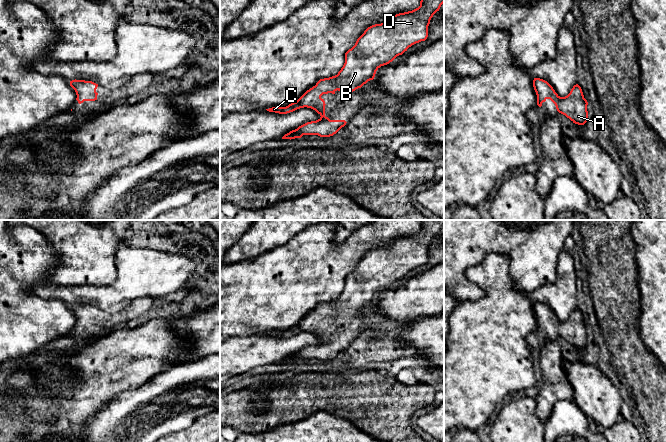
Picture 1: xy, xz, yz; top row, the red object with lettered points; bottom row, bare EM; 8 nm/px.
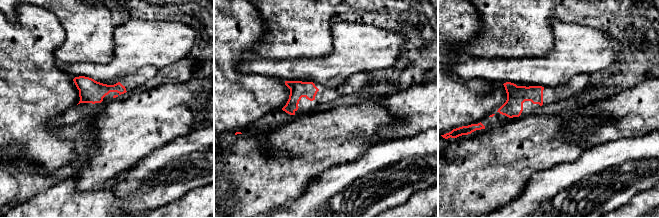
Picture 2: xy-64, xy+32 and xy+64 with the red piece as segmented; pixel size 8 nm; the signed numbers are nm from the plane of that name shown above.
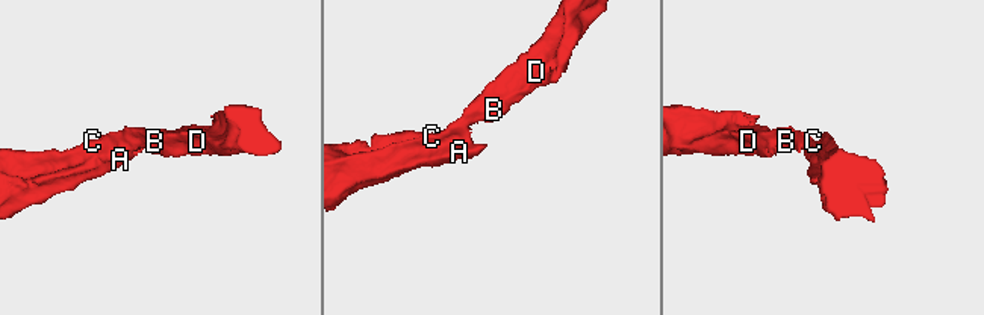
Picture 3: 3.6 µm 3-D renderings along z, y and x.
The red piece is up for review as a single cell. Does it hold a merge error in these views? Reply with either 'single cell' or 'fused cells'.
single cell

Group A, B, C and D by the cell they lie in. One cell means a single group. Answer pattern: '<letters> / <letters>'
A B C D

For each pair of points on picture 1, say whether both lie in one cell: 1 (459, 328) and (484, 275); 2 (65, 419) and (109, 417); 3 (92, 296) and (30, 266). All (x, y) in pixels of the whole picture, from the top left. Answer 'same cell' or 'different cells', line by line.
1: same cell
2: different cells
3: different cells

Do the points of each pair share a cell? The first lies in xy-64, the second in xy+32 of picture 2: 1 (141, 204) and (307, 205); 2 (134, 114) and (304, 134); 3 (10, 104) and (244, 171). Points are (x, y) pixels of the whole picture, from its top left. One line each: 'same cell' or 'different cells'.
1: same cell
2: same cell
3: different cells

